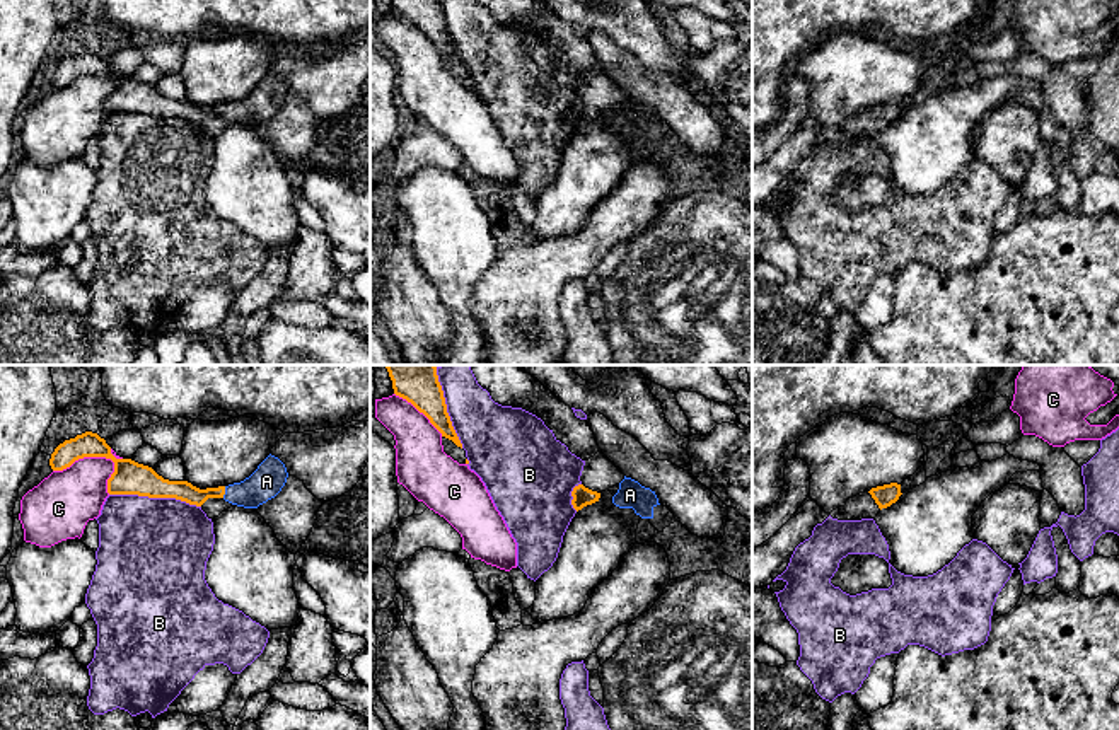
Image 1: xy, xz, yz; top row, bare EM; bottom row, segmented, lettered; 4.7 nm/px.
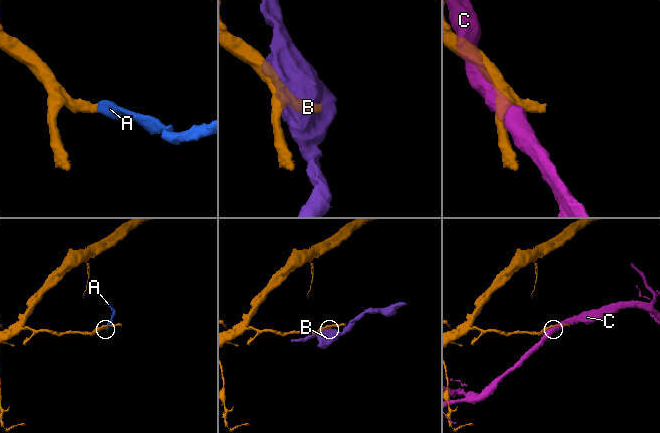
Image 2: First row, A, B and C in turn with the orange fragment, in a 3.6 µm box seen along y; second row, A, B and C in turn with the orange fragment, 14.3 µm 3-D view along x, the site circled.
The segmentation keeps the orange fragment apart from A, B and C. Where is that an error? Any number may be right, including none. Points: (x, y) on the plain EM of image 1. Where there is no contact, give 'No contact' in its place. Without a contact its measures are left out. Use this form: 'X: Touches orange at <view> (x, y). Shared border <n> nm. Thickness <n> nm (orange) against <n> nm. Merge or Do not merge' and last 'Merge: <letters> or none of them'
A: Touches orange at xy (224, 110). Shared border 60 nm. Thickness 100 nm (orange) against 160 nm. Merge
B: Touches orange at xy (156, 115). Shared border 440 nm. Thickness 160 nm (orange) against 500 nm. Do not merge
C: Touches orange at xy (84, 74). Shared border 300 nm. Thickness 160 nm (orange) against 300 nm. Do not merge
Merge: A

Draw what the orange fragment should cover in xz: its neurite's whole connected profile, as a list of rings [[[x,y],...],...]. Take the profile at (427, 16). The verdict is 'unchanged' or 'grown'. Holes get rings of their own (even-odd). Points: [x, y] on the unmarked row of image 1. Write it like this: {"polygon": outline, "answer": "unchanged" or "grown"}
{"polygon": [[[392,0],[394,12],[411,20],[430,41],[462,67],[452,44],[440,0]]], "answer": "unchanged"}

